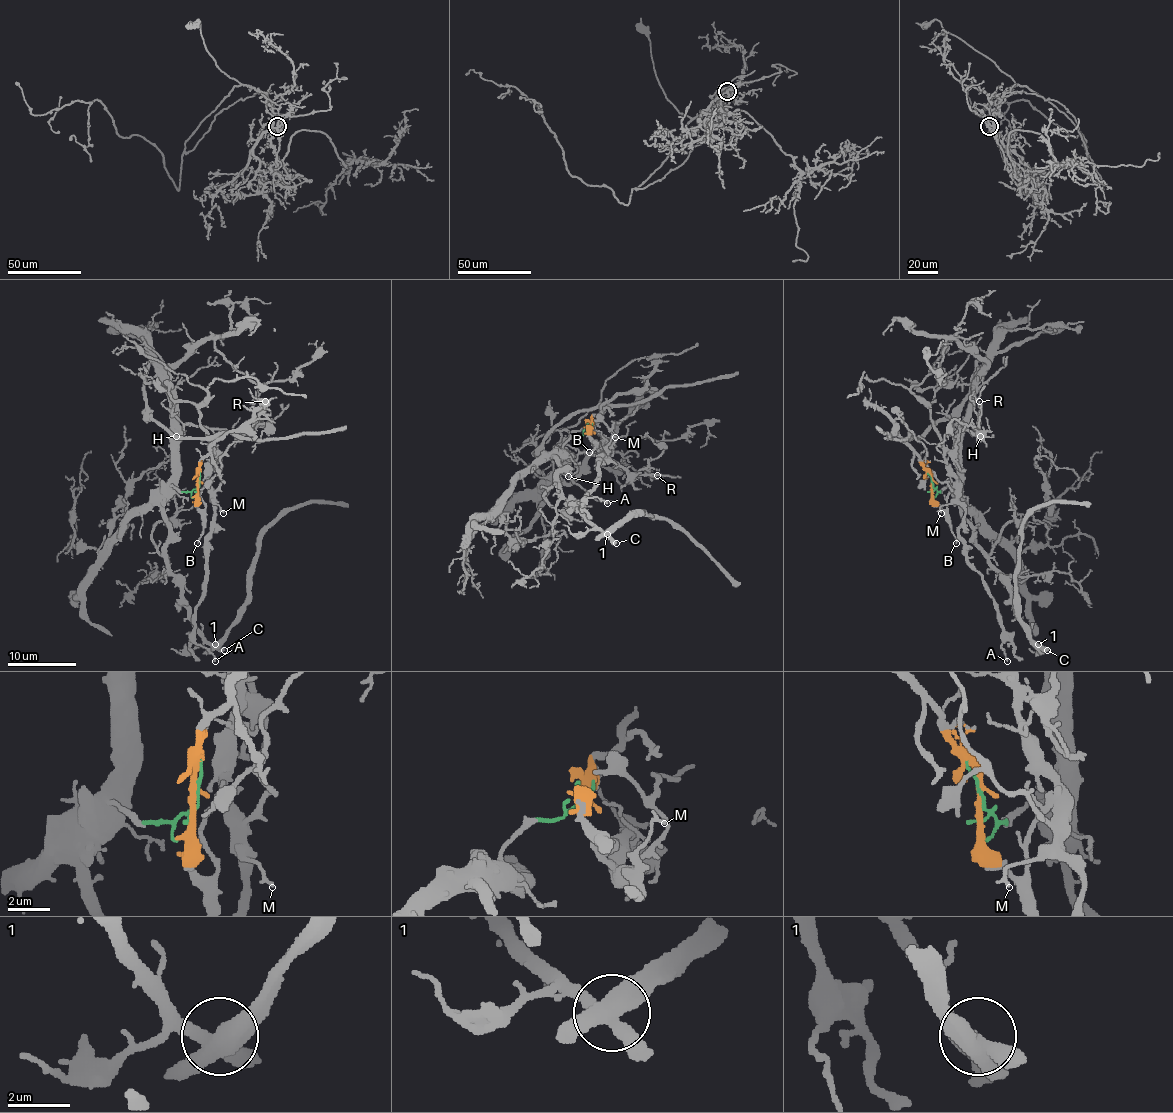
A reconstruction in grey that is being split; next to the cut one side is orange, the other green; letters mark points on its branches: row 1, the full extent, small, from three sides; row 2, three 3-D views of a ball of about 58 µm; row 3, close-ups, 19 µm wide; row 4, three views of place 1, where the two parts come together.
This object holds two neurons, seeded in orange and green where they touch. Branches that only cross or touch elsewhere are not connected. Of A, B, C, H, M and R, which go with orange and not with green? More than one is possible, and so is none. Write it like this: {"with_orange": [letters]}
{"with_orange": ["A", "B", "M"]}

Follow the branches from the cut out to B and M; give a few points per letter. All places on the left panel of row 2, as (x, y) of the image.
B: (199, 483), (202, 524), (197, 543)
M: (199, 483), (200, 509), (206, 507), (200, 492), (207, 488), (223, 512)

